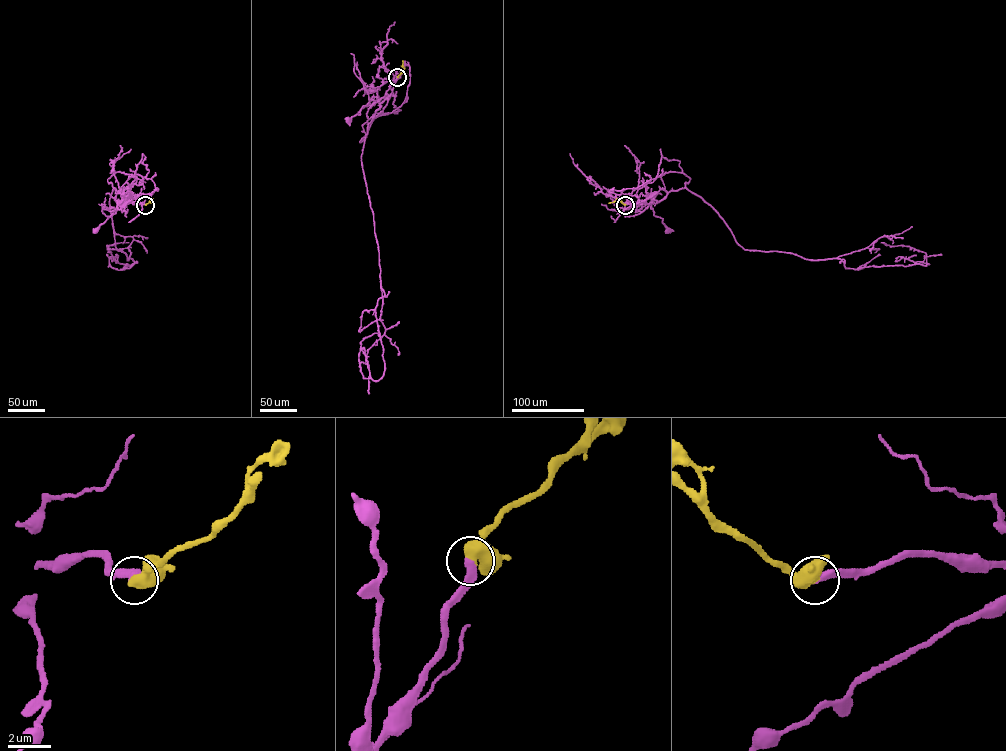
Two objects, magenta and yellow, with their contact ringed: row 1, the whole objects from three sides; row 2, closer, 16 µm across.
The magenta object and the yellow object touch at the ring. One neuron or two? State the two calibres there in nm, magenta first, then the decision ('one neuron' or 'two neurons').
360 nm thick on the magenta side, 440 nm on the other; one neuron

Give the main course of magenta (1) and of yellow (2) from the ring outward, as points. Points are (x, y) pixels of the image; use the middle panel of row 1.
1: (397, 77), (387, 104), (372, 119), (380, 107), (377, 101), (368, 103), (359, 115), (348, 118)
2: (397, 77), (403, 60)

